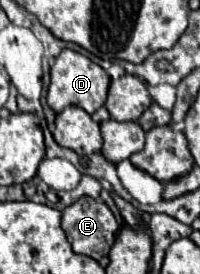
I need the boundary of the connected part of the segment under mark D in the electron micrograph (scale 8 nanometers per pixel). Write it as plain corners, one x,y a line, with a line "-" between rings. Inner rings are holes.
65,48
51,66
51,84
47,92
47,104
55,112
61,112
67,106
79,106
85,112
93,114
97,108
105,104
107,90
109,90
109,74
99,64
91,62
87,56

